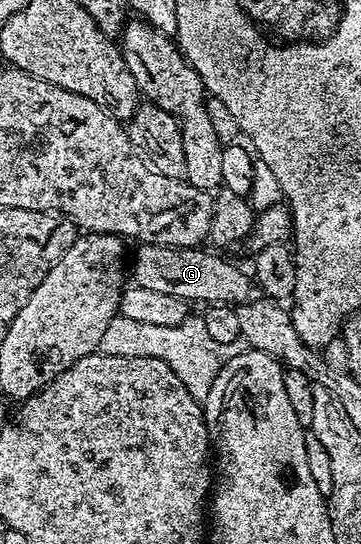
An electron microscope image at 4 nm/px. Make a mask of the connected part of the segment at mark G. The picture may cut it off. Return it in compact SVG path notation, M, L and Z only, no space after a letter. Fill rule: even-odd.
M140 245L132 261L134 285L147 290L162 291L189 303L243 303L253 296L254 281L247 272L223 261L215 252L207 253L204 247L171 249L165 245Z

